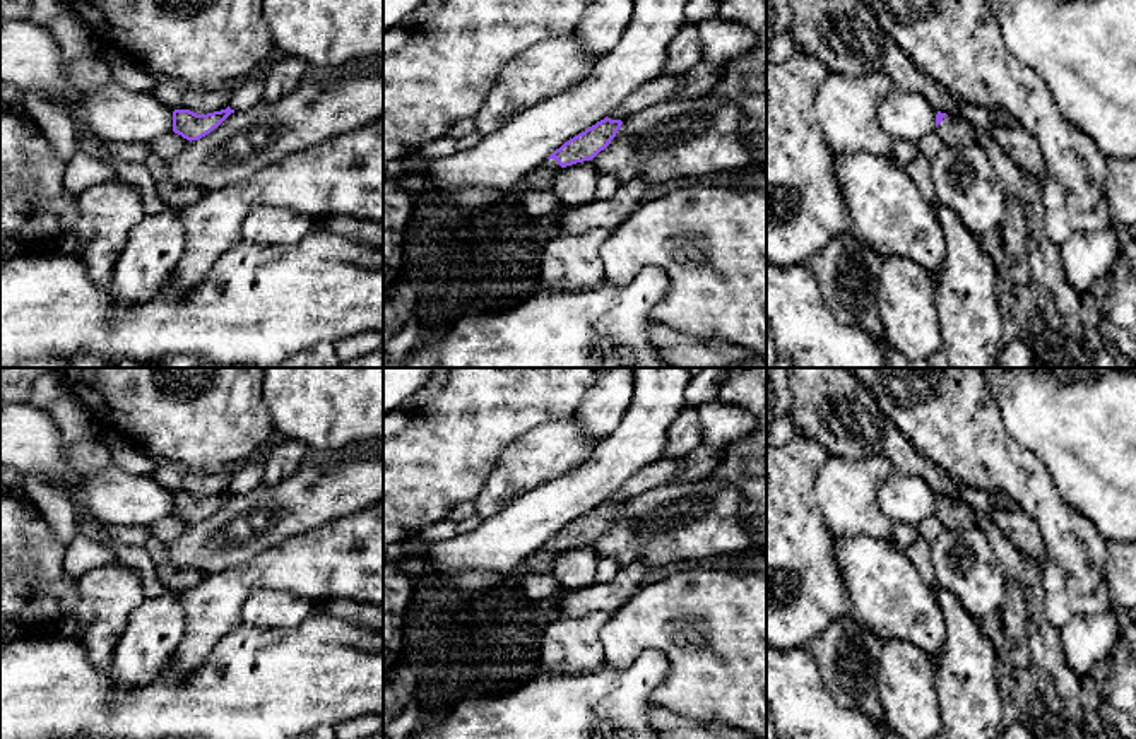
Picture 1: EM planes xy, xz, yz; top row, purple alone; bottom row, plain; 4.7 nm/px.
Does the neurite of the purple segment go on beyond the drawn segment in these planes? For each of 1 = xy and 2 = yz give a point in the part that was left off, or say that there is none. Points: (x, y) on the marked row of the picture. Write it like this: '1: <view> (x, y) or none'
1: none
2: yz (953, 132)

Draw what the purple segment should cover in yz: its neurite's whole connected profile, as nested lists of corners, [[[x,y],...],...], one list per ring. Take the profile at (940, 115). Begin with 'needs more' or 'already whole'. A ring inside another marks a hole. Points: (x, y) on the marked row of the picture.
needs more; [[[946,113],[936,115],[936,133],[944,145],[958,147],[975,144],[973,127],[960,118],[951,118]]]

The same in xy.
already whole; [[[229,106],[221,111],[197,115],[190,109],[173,111],[173,132],[186,140],[198,140],[217,128],[234,109]]]

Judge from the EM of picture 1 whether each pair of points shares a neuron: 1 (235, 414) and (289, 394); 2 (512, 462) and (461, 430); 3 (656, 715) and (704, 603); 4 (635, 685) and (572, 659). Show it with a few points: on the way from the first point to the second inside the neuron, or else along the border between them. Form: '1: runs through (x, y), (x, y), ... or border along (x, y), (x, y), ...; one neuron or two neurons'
1: border along (262, 385), (262, 399), (278, 431); two neurons
2: border along (529, 428), (502, 452), (481, 491); two neurons
3: border along (654, 705), (697, 721); two neurons
4: border along (604, 662), (591, 671), (556, 674); two neurons

